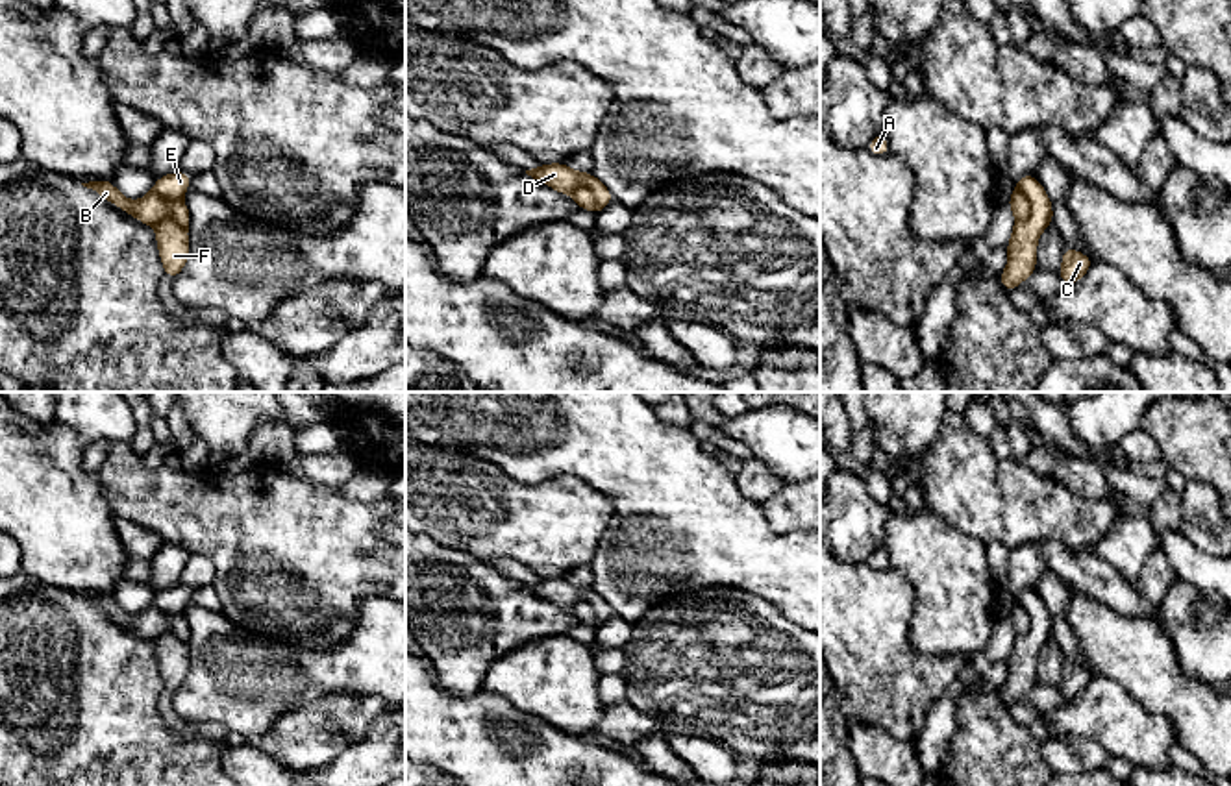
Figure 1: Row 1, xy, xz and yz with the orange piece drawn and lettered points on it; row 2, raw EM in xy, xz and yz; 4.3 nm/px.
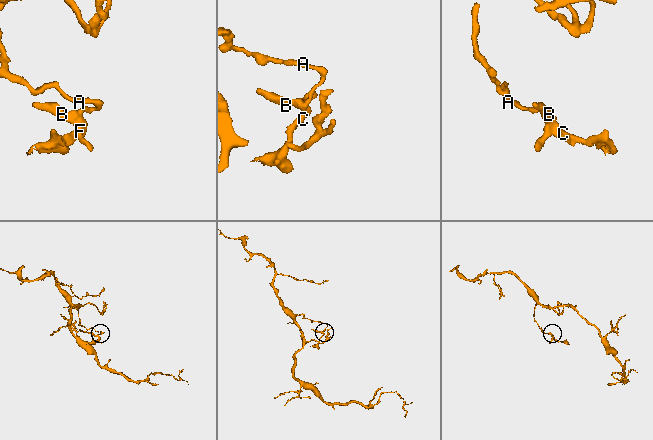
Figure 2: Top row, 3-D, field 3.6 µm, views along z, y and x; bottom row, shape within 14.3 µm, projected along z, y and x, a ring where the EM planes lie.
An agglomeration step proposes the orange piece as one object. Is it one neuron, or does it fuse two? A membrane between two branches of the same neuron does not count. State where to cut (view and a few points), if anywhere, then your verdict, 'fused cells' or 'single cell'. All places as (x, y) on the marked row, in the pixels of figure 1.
xz (578, 182), (591, 191), (595, 211) | fused cells

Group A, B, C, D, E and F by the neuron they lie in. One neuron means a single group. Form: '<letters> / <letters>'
A E F / B C D

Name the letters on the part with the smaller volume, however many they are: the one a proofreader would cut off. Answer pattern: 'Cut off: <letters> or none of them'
Cut off: B, C, D

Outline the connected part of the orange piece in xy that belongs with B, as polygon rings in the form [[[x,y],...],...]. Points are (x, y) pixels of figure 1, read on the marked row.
[[[89,181],[81,185],[93,189],[96,194],[115,203],[120,211],[135,216],[141,224],[155,226],[163,215],[174,218],[183,229],[187,229],[191,224],[191,213],[181,200],[165,200],[154,189],[141,200],[130,202],[109,181]]]

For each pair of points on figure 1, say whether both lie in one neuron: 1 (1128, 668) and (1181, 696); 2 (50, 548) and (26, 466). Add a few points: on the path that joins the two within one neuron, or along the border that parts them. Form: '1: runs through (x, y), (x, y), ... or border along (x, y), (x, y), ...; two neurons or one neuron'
1: runs through (1141, 668), (1168, 690); one neuron
2: runs through (50, 528), (50, 503), (34, 487); one neuron

